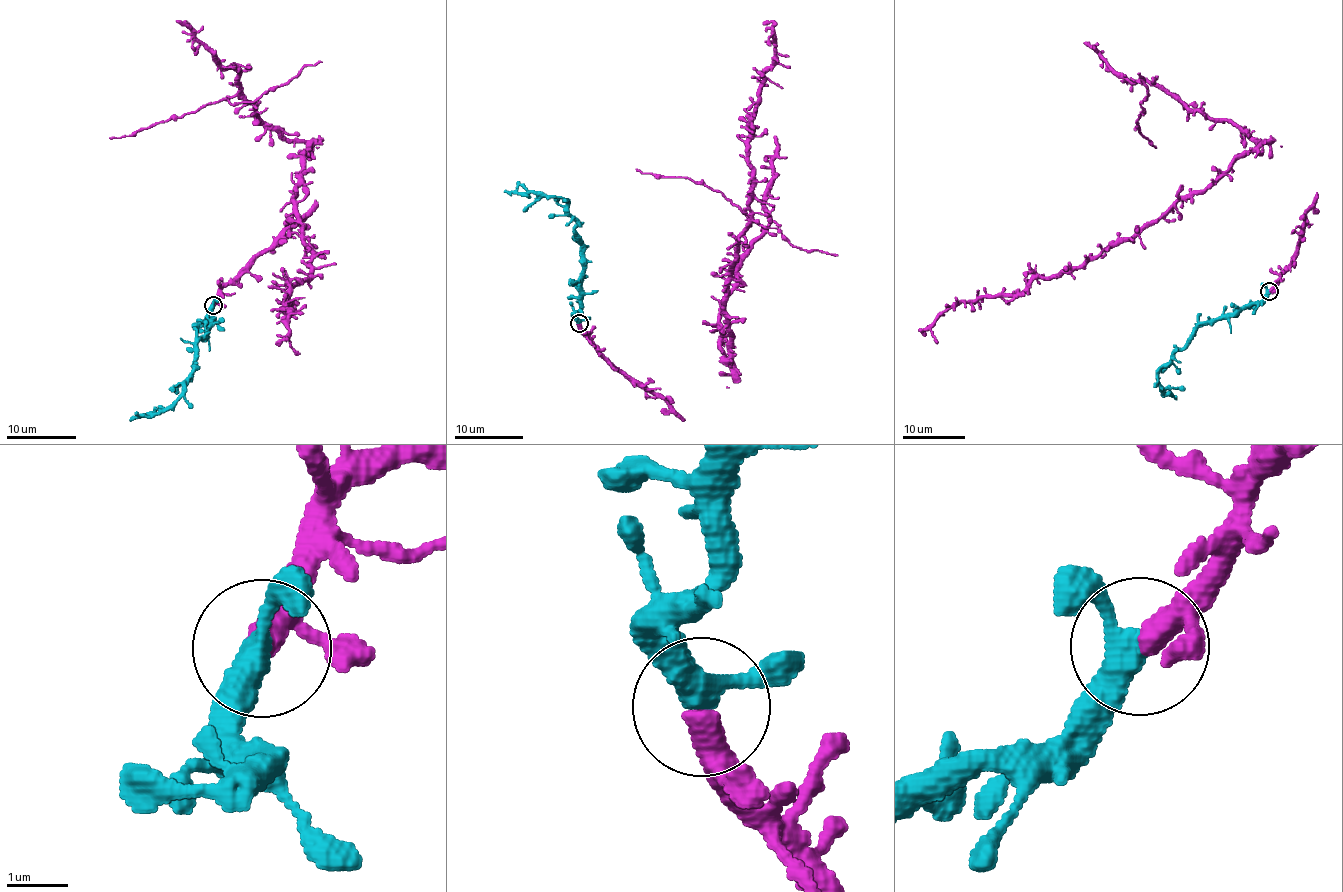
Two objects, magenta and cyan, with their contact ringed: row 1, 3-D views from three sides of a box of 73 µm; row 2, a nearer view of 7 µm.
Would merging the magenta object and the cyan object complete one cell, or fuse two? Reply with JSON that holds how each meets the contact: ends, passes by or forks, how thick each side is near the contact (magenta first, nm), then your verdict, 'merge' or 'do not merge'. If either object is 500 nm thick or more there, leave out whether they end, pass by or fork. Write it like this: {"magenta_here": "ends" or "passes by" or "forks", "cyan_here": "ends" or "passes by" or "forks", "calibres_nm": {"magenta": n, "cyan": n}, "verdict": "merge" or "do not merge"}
{"magenta_here": "passes by", "cyan_here": "passes by", "calibres_nm": {"magenta": 320, "cyan": 360}, "verdict": "merge"}

